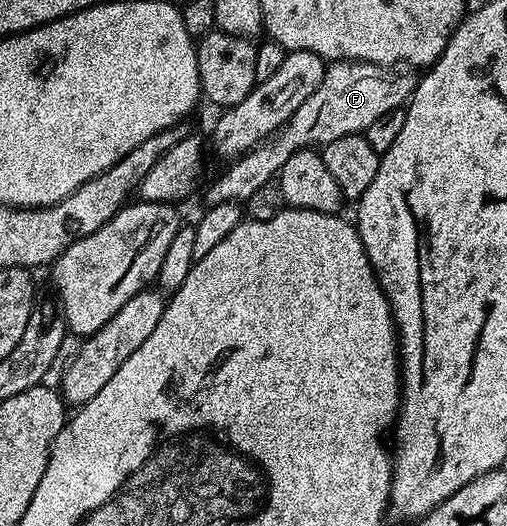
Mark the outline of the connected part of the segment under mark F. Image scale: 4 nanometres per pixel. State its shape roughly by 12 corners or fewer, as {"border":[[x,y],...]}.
{"border":[[337,60],[289,121],[205,190],[245,203],[295,152],[362,133],[415,78]]}

